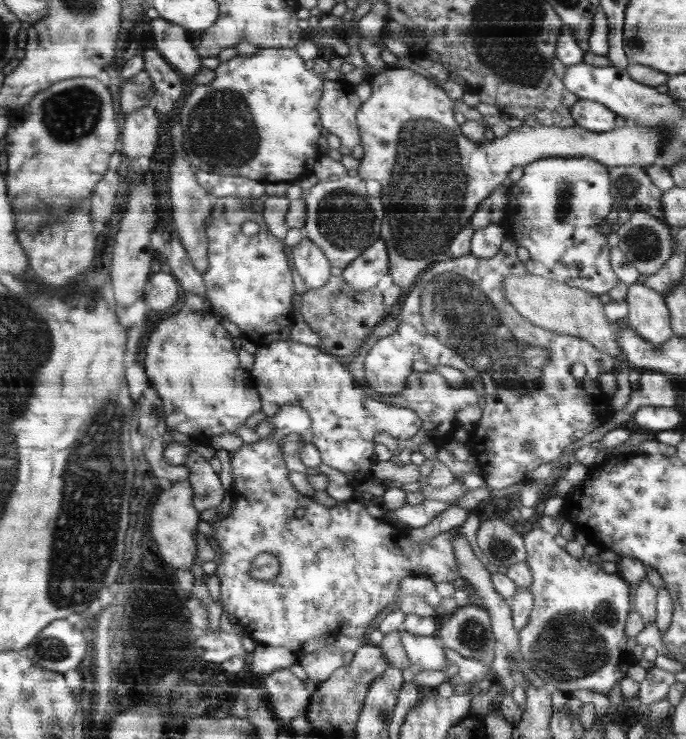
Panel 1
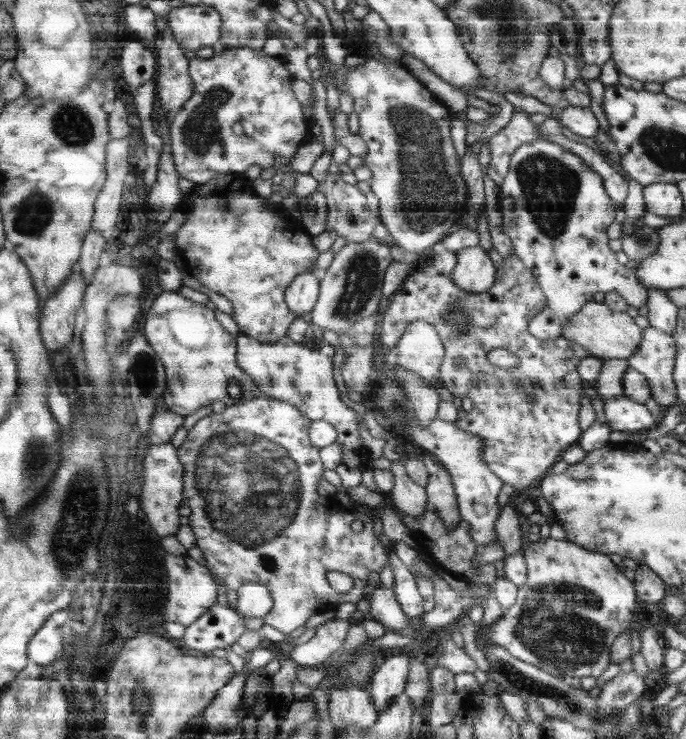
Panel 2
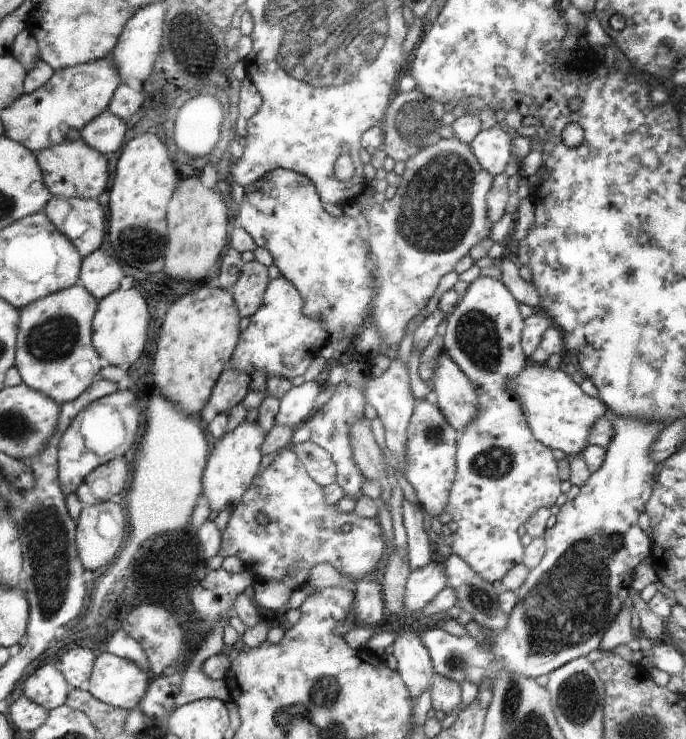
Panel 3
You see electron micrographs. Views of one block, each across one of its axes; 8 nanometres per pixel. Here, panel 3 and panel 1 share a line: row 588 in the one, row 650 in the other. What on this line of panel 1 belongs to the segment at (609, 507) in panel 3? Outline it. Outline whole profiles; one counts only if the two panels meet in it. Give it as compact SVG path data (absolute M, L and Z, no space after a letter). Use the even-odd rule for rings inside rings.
M563 512L557 516L542 515L532 530L524 536L528 551L527 565L530 567L533 607L528 622L519 630L519 652L524 663L544 681L549 690L560 690L572 694L576 690L588 690L607 695L626 678L628 668L636 664L624 638L624 624L630 614L630 586L621 576L603 571L598 564L591 564L588 557L575 558L564 547L560 547L554 536L560 534L562 524L567 521Z

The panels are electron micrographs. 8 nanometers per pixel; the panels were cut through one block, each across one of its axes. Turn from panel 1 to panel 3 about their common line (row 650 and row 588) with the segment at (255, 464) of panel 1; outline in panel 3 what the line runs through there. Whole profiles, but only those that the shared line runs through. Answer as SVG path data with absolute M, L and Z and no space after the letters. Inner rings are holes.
M283 449L273 462L263 472L254 477L253 485L242 495L231 512L230 519L221 533L221 547L219 552L222 556L236 555L243 560L246 570L250 570L255 579L260 570L260 581L280 581L291 591L296 590L302 584L308 582L310 568L320 563L330 562L336 566L336 570L342 576L356 580L370 573L374 573L378 560L384 552L385 538L378 518L366 520L358 518L353 512L341 513L334 505L324 504L324 494L317 482L314 482L307 473L305 466L300 462L294 451ZM263 513L268 518L266 525L258 523L254 514ZM350 523L351 530L342 532L342 525ZM297 563L302 563L303 568L298 569L294 576L289 576L288 571Z

